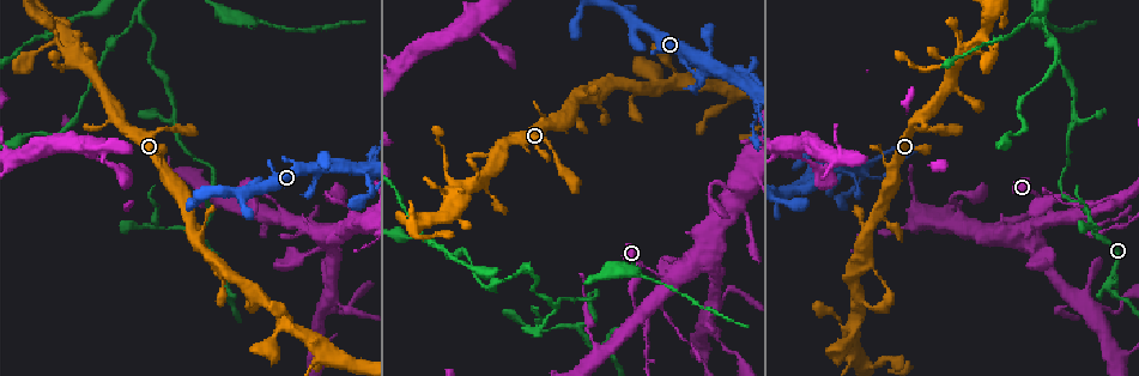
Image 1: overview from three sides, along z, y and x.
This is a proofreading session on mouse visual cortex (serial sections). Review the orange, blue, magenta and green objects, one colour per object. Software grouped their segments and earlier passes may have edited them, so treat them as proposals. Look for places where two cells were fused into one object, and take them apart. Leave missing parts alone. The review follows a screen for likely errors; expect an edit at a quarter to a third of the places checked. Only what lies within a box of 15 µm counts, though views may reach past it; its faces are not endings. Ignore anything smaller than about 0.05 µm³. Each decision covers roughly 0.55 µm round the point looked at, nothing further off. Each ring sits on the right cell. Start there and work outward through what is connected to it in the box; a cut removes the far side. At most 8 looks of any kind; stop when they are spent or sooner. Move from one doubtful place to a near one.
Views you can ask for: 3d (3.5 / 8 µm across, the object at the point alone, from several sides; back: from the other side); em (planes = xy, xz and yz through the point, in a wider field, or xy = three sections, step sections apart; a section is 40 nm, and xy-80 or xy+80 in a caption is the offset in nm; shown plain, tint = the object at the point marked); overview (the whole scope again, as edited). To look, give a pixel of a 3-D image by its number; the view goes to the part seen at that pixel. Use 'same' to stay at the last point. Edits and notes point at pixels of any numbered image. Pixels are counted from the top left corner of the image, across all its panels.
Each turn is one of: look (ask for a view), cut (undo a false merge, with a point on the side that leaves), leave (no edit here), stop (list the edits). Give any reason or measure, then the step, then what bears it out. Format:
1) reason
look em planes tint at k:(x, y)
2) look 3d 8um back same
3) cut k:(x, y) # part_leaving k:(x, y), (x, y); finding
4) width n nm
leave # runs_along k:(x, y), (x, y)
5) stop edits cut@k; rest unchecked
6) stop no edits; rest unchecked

thin neck
look 3d 8um at 1:(263, 233)

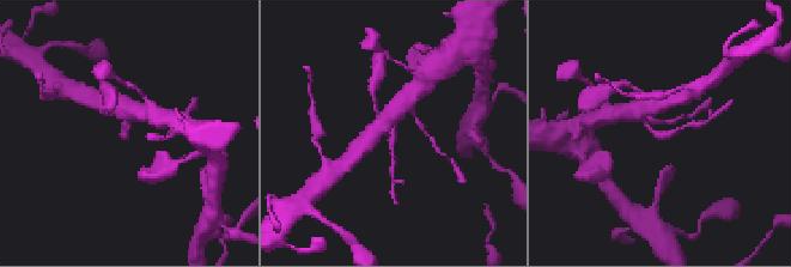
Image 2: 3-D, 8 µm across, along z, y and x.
arm_widths 150, 600 nm; now the EM
look em xy step 1 tint at 2:(654, 135)

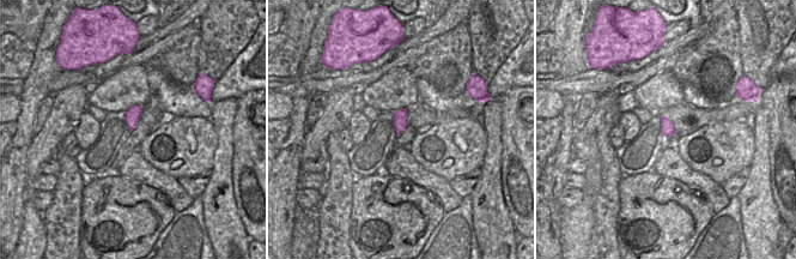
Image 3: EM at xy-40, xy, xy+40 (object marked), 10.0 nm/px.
leave # runs_along 2:(632, 111), (656, 135), (687, 126); continuous, no second cell

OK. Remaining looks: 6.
sudden change in width
look 3d 3.5um at 1:(709, 259)

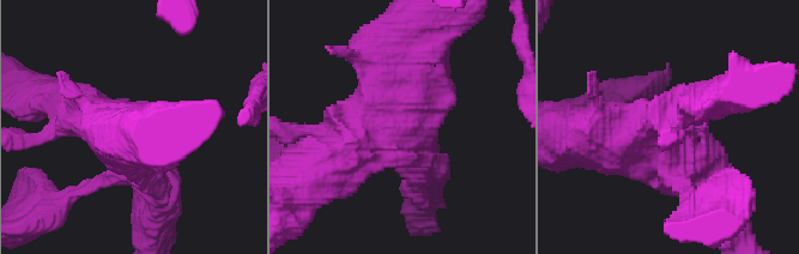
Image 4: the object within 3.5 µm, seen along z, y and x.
now the EM
look em xy step 1 tint at 4:(402, 129)

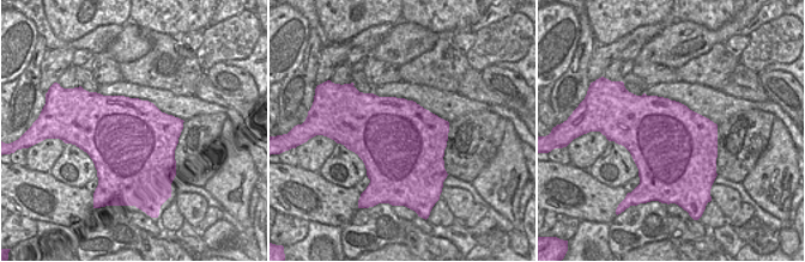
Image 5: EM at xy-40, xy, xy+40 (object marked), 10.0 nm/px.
leave # runs_along 4:(330, 163), (397, 118), (400, 41); one cell here

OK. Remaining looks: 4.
sharp bend
look 3d 3.5um at 1:(1099, 226)

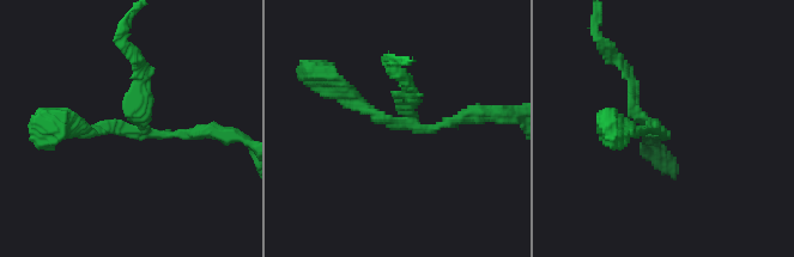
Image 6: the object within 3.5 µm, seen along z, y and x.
cut 6:(144, 95) # part_leaving 6:(145, 127), (145, 72), (122, 31); two cells meet here

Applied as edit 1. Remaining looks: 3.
stop edits cut@6; rest unchecked

